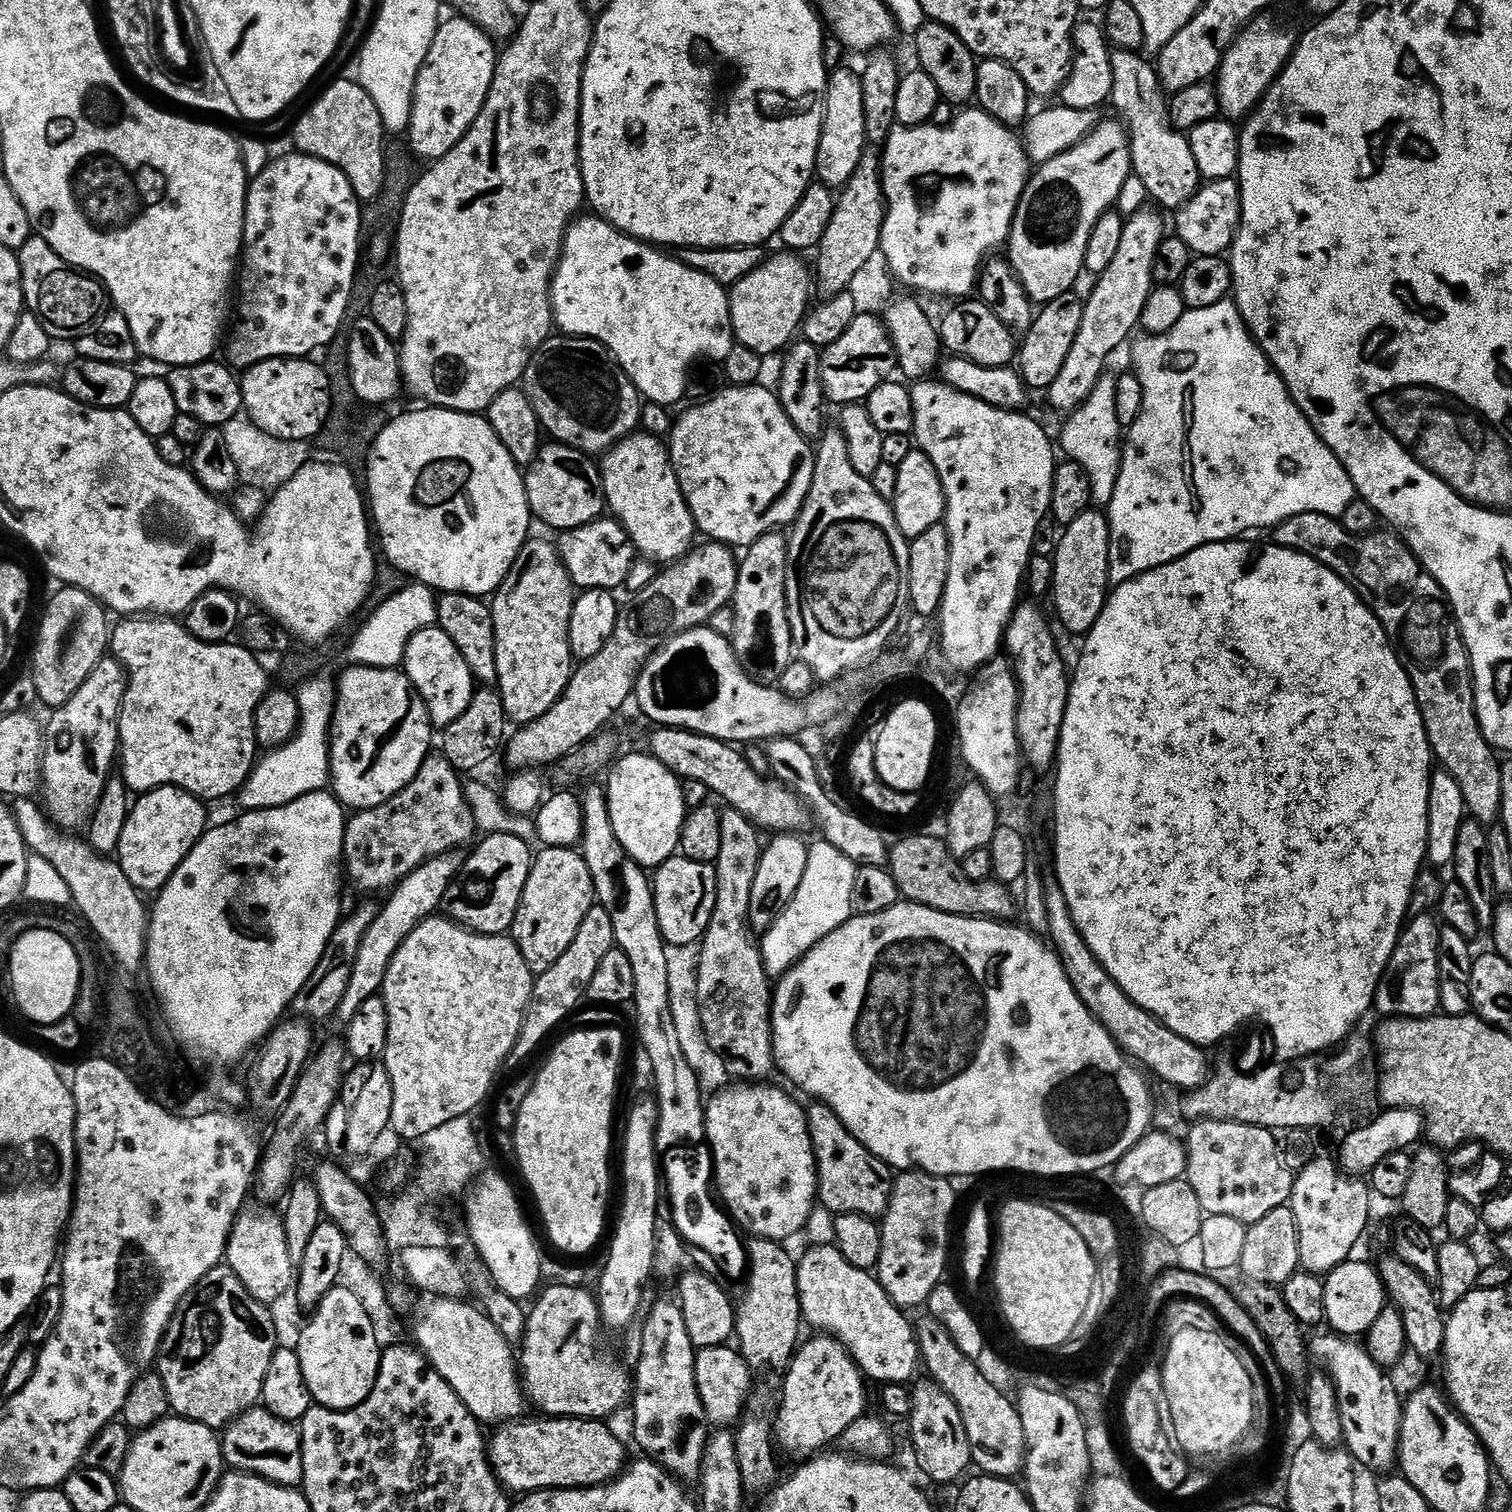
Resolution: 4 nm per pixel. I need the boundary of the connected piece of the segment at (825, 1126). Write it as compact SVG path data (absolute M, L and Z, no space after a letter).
M819 1102L807 1105L808 1129L818 1169L818 1200L833 1214L862 1214L873 1218L883 1217L891 1206L894 1172L873 1152L866 1150L850 1130L830 1110Z

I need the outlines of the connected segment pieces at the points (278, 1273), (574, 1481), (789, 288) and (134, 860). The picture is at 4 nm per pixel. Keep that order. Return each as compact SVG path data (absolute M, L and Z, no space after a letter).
M237 1216L232 1236L228 1239L226 1264L232 1267L229 1268L231 1275L237 1276L249 1294L265 1306L278 1303L297 1283L298 1268L291 1262L283 1219L277 1217L275 1220L272 1216Z
M548 1418L538 1424L532 1420L516 1424L508 1433L500 1432L490 1440L490 1459L496 1479L509 1493L538 1492L554 1488L595 1488L617 1479L625 1471L624 1448L620 1440L599 1420L573 1420L571 1418Z
M780 250L777 256L769 255L742 282L731 285L728 305L735 343L750 346L750 350L765 358L771 358L775 352L783 353L793 343L792 335L801 331L809 311L808 295L814 292L809 265L807 268L800 260L803 259L799 255Z
M155 788L153 792L143 793L137 800L140 801L137 804L135 801L131 807L126 818L126 826L122 826L120 843L116 846L115 855L118 857L126 878L130 878L137 892L155 894L166 886L166 882L172 877L177 866L190 855L196 843L204 837L206 804L199 796L191 796L189 792L181 788Z

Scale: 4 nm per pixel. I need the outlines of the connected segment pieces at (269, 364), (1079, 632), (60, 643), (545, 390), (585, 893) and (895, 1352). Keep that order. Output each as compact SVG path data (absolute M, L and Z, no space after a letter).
M277 358L267 360L261 364L247 369L242 376L244 389L243 411L248 413L249 418L260 427L266 434L274 438L286 440L315 441L327 423L332 413L332 392L330 382L320 364L311 364L308 358Z
M1089 510L1063 529L1064 537L1054 551L1054 578L1050 601L1056 607L1060 624L1072 636L1083 638L1098 622L1105 602L1108 601L1110 585L1110 530L1108 518L1103 511Z
M67 586L48 604L44 617L40 620L40 633L36 636L36 649L32 652L30 675L36 691L35 699L40 700L48 710L61 708L90 678L94 666L105 659L110 648L110 624L103 604L86 594L80 588Z
M563 334L553 335L551 338L545 340L544 344L536 352L536 355L533 356L531 362L528 363L528 368L522 377L522 387L538 414L541 429L543 429L547 435L549 432L549 434L552 435L549 437L551 437L555 443L565 444L579 452L603 454L607 452L608 449L613 448L617 442L625 440L627 436L631 436L633 432L640 428L640 405L642 403L642 397L640 393L636 391L634 382L630 382L627 374L620 369L619 362L612 357L612 351L606 346L602 346L602 342L598 342L597 340L588 340L585 336L566 336Z
M549 848L541 849L535 855L530 870L530 878L526 882L526 890L522 894L522 902L518 906L516 920L512 923L510 935L515 940L522 958L526 958L526 966L530 966L533 974L539 974L550 970L562 954L574 942L574 936L578 934L578 926L582 926L582 918L597 903L595 882L590 874L590 866L586 865L583 855L574 848Z
M817 1244L807 1250L796 1266L803 1323L837 1340L869 1381L877 1380L880 1386L907 1385L922 1364L913 1321L904 1317L872 1272L850 1266L835 1244Z

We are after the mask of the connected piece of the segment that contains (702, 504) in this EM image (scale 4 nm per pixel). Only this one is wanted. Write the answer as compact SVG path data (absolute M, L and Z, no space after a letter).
M728 386L721 391L717 391L712 396L714 397L713 400L708 400L705 404L696 404L693 408L686 409L681 416L677 415L672 425L672 431L666 440L668 455L672 458L676 477L682 486L682 494L686 498L688 508L692 512L696 527L703 535L704 532L708 535L705 537L709 541L718 544L727 544L729 546L744 544L743 546L750 546L758 538L767 536L769 532L784 530L784 527L787 529L795 521L796 517L799 516L800 511L804 509L804 504L808 501L808 495L810 494L810 486L814 482L816 454L813 445L806 438L802 438L802 434L798 434L798 430L794 430L786 410L780 405L779 395L773 389L771 392L770 389L764 387L738 388Z

